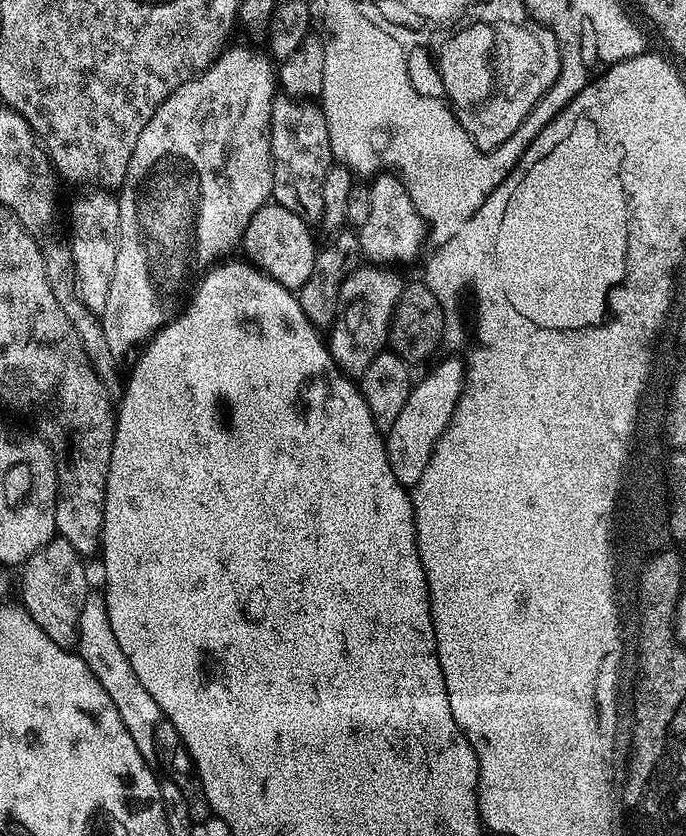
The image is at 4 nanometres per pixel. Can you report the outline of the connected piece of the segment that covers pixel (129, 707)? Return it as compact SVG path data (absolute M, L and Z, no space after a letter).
M89 591L86 602L82 606L80 619L80 638L78 641L78 655L84 659L86 666L102 682L102 690L110 694L110 702L118 706L118 714L122 714L122 722L126 730L130 730L130 738L134 738L134 746L149 762L155 761L154 730L162 719L158 702L150 698L146 686L138 682L138 674L134 674L134 666L122 654L122 646L118 646L118 638L114 638L114 630L110 630L110 614L106 610L106 602L99 591Z

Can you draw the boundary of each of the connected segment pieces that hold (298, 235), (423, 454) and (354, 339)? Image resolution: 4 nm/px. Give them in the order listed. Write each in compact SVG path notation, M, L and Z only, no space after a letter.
M275 202L264 204L250 218L250 226L246 226L242 241L242 252L246 255L247 263L260 269L265 276L276 280L283 288L299 290L310 278L314 270L314 258L318 251L318 244L312 241L309 221L298 218L294 210L286 210L286 206Z
M452 356L449 360L434 365L421 380L419 377L413 383L410 398L406 398L402 414L398 414L398 419L394 421L394 426L390 426L384 441L390 470L400 484L414 486L426 471L438 438L442 438L442 434L452 423L456 403L464 389L465 367L465 361L461 357L459 360L458 357Z
M361 266L342 282L342 294L340 295L340 307L335 309L336 321L332 324L332 337L327 337L328 351L331 352L337 368L349 378L359 378L364 375L366 366L374 362L374 358L385 351L389 343L389 325L392 323L393 312L399 301L399 295L405 288L405 281L400 281L401 274L391 267L385 266Z

